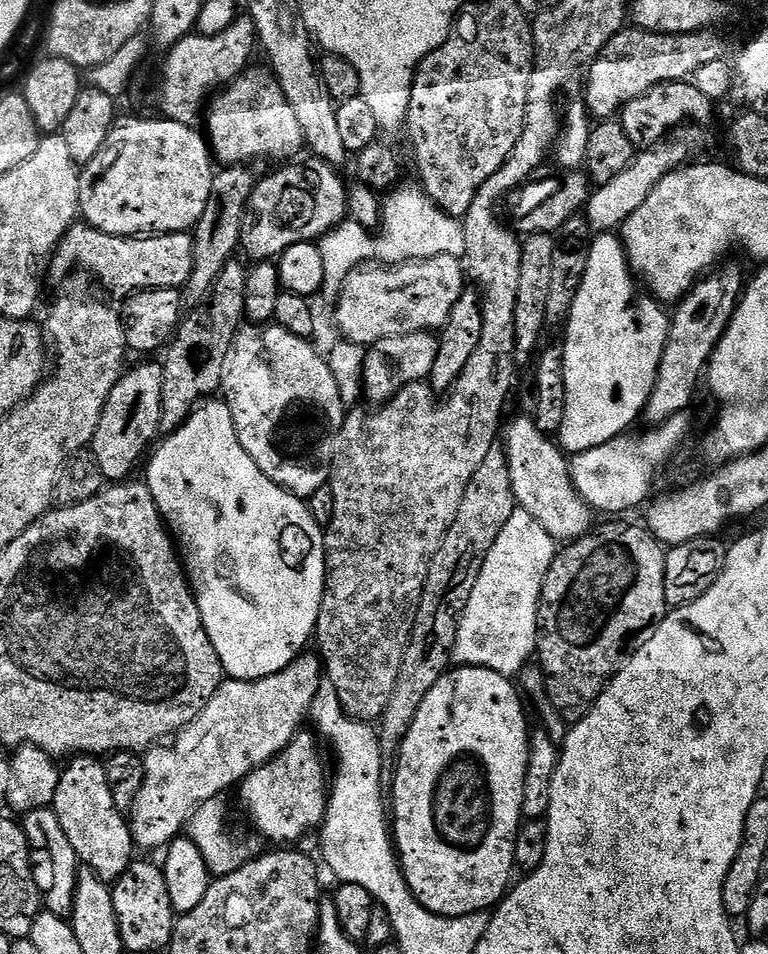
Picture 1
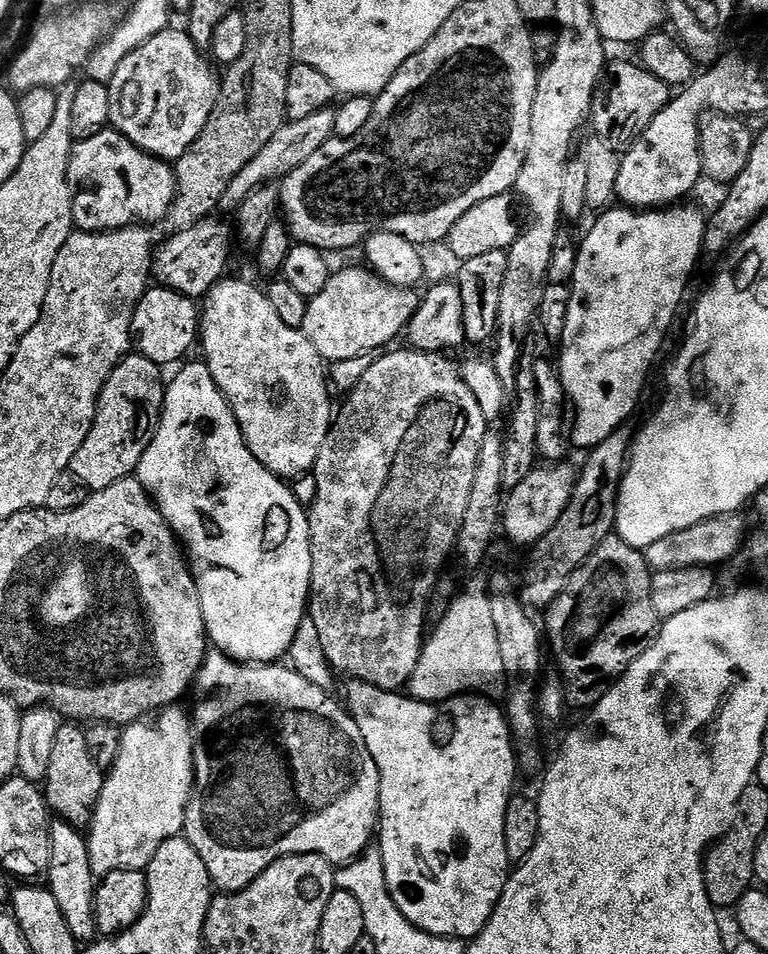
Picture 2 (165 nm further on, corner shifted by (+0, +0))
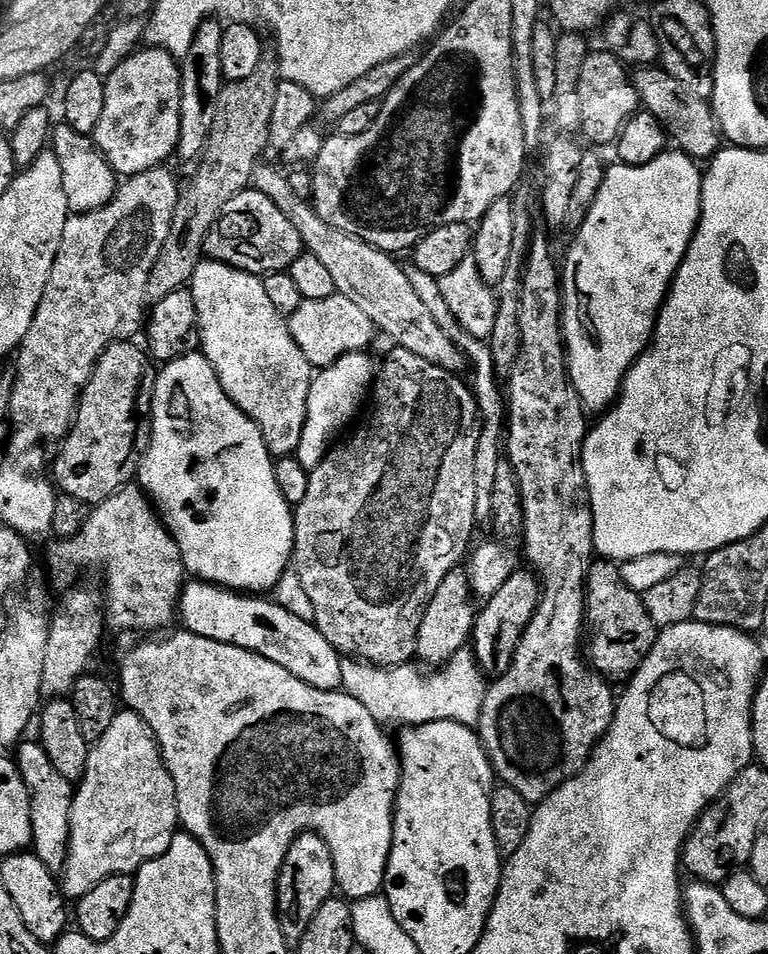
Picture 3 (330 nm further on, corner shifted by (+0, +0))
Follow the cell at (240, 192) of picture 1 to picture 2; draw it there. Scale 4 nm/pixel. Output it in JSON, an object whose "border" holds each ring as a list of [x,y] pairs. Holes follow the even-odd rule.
{"border":[[[335,107],[323,108],[306,118],[284,123],[278,134],[274,134],[274,138],[270,138],[270,142],[266,142],[266,146],[262,146],[262,150],[258,150],[258,154],[254,154],[254,158],[250,158],[250,162],[246,162],[246,166],[242,166],[238,174],[234,174],[234,180],[230,182],[230,186],[226,186],[226,192],[222,194],[219,211],[235,213],[236,209],[242,206],[242,202],[246,202],[250,190],[254,190],[260,184],[276,182],[290,175],[298,166],[302,166],[302,162],[306,162],[306,158],[310,158],[310,154],[322,150],[322,146],[326,146],[326,142],[336,136],[335,113]]]}

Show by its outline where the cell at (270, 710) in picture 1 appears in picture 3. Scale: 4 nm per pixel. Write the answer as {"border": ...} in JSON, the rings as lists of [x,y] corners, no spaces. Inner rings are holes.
{"border":[[[117,712],[114,722],[110,722],[110,730],[106,730],[106,734],[102,734],[102,738],[89,747],[84,777],[78,782],[72,797],[68,860],[62,873],[65,897],[72,902],[80,900],[90,894],[98,882],[106,882],[108,876],[134,874],[147,860],[166,854],[178,831],[179,818],[176,787],[168,767],[164,765],[164,757],[160,755],[160,745],[155,736],[136,712]]]}

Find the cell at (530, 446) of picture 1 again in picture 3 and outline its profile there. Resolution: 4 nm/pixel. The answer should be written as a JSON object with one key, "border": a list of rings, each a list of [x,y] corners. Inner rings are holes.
{"border":[[[261,167],[254,177],[254,184],[279,208],[285,209],[290,222],[298,230],[305,249],[321,259],[326,269],[333,275],[337,293],[350,298],[350,302],[356,303],[357,307],[365,311],[366,316],[376,324],[383,335],[385,333],[390,336],[397,347],[410,350],[412,354],[417,354],[428,362],[434,362],[448,372],[458,374],[462,369],[467,369],[466,355],[438,326],[410,284],[405,269],[394,261],[397,259],[366,243],[365,240],[330,226],[318,215],[311,203],[300,204],[291,182],[282,173],[275,172],[272,168]]]}

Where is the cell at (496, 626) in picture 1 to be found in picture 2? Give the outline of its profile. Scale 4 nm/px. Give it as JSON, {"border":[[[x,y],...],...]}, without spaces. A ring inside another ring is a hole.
{"border":[[[476,584],[455,597],[449,603],[447,612],[435,621],[436,629],[431,629],[425,639],[424,648],[420,651],[418,666],[414,666],[414,674],[406,685],[407,695],[413,700],[421,700],[427,704],[438,704],[441,700],[449,700],[452,696],[461,694],[492,694],[505,687],[505,678],[502,666],[501,651],[498,650],[497,631],[494,628],[487,591]]]}

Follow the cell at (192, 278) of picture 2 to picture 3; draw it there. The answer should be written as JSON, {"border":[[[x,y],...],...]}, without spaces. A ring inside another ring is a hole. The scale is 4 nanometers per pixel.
{"border":[[[249,186],[226,202],[226,210],[205,238],[203,255],[263,278],[269,272],[288,272],[292,263],[305,252],[303,240],[285,209],[279,208],[259,188]]]}

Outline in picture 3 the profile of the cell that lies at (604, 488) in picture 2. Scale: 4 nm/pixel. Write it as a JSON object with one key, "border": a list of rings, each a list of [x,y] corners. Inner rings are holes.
{"border":[[[527,571],[512,572],[510,578],[506,578],[506,582],[502,582],[501,588],[493,596],[487,597],[477,611],[476,625],[472,631],[470,644],[485,677],[499,678],[506,674],[506,670],[512,668],[514,654],[518,650],[520,639],[523,638],[526,626],[530,626],[540,605],[542,585],[535,571]]]}

